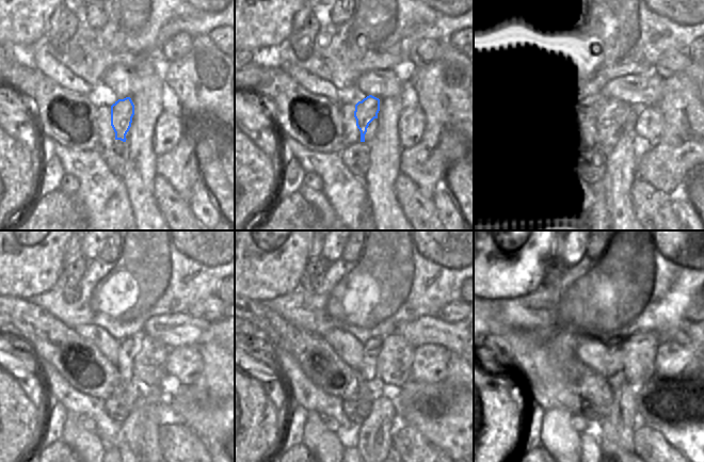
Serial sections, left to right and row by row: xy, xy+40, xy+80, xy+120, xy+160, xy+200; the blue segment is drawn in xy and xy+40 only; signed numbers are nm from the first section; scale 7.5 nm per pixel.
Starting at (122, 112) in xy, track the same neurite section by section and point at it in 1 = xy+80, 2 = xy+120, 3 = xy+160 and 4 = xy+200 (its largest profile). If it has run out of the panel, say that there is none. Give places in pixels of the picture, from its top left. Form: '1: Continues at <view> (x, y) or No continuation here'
1: Continues at xy+80 (625, 113)
2: Continues at xy+120 (150, 363)
3: Continues at xy+160 (394, 366)
4: Continues at xy+200 (640, 349)

